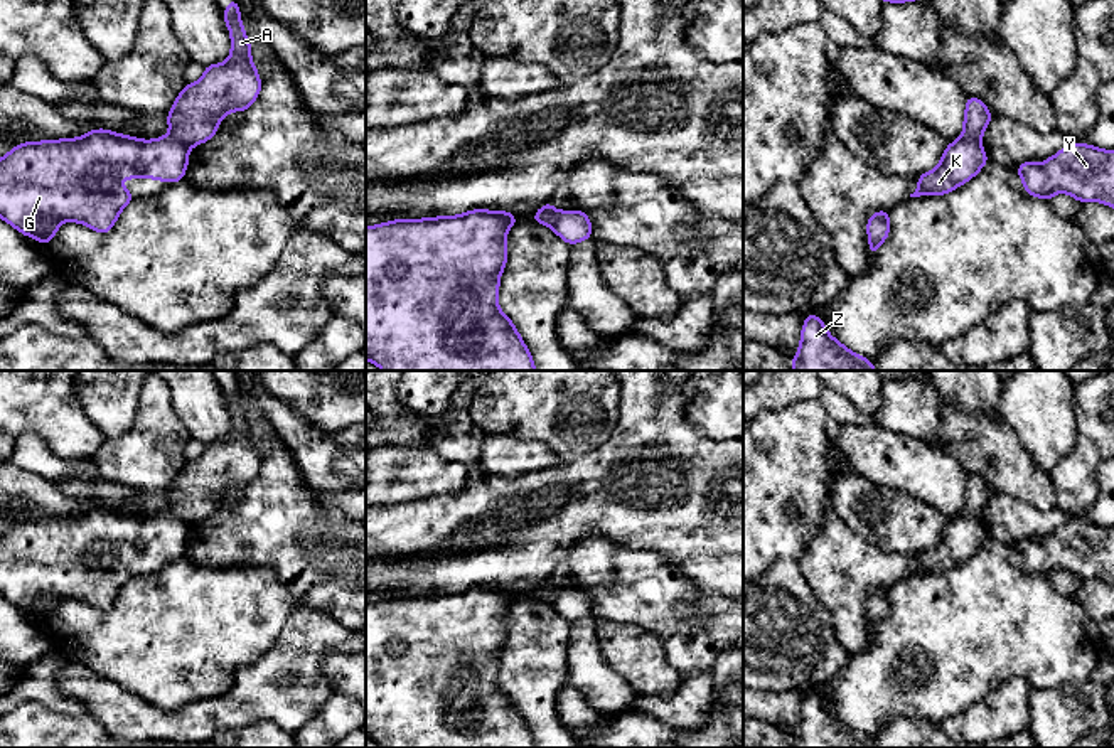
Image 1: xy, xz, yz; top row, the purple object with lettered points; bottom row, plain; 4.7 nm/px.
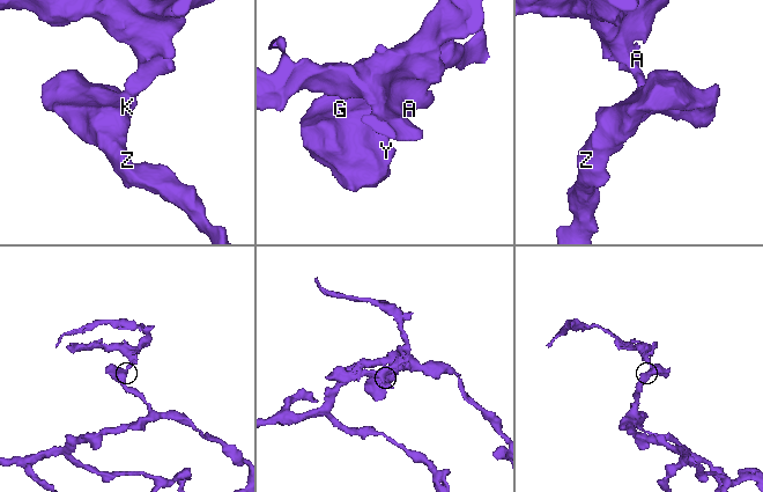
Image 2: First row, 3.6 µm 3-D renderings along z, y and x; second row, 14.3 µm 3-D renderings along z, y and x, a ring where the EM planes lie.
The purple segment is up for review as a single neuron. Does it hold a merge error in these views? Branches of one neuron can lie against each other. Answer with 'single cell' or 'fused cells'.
fused cells

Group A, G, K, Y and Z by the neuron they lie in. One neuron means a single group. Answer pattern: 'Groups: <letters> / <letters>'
Groups: A / G K Y Z

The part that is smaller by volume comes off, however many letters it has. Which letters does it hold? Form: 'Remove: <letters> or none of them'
Remove: A

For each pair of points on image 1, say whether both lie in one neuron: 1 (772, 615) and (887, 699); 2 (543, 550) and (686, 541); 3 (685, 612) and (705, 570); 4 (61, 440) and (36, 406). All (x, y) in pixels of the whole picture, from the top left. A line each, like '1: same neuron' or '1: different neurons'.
1: different neurons
2: same neuron
3: different neurons
4: same neuron

